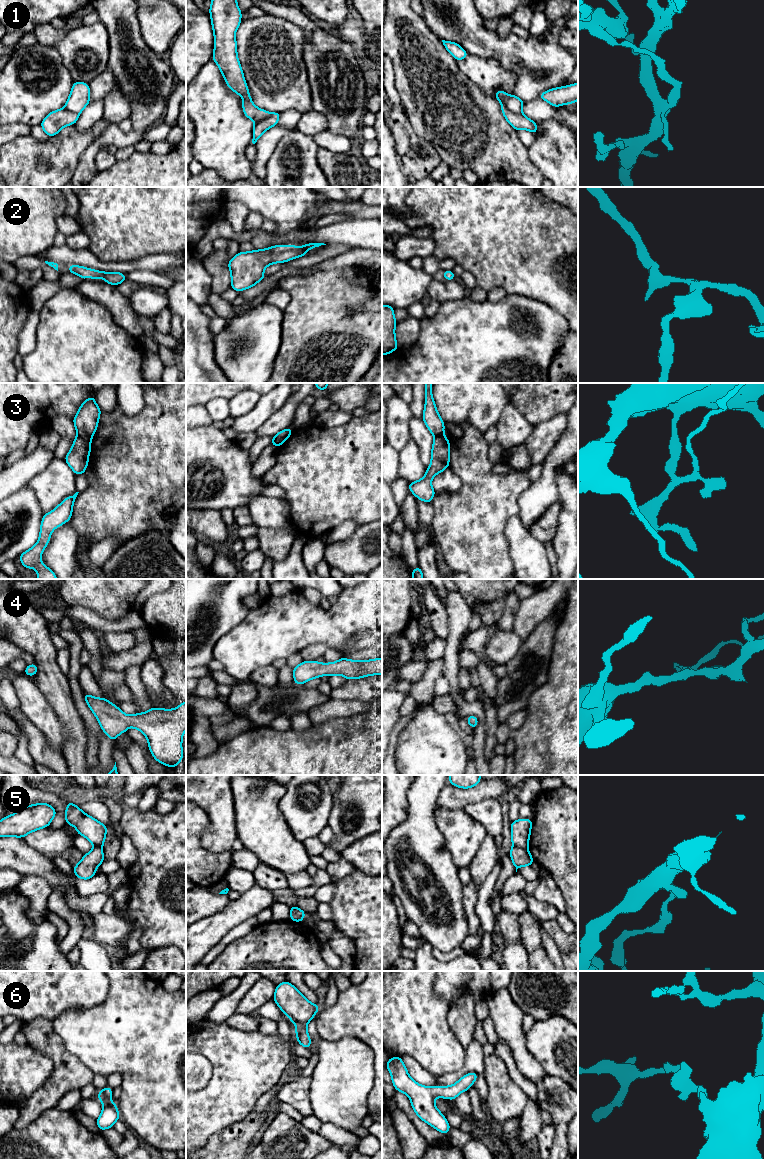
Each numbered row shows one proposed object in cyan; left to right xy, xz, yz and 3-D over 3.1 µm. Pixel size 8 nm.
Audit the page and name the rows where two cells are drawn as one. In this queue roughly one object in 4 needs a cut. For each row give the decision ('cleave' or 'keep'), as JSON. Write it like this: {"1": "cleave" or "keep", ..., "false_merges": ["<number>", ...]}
{"1": "cleave", "2": "keep", "3": "cleave", "4": "keep", "5": "cleave", "6": "keep", "false_merges": ["1", "3", "5"]}

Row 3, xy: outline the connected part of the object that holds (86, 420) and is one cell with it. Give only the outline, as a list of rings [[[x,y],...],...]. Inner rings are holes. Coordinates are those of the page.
[[[94,396],[85,400],[73,419],[77,436],[91,442],[98,426],[100,414],[101,410],[96,404]]]

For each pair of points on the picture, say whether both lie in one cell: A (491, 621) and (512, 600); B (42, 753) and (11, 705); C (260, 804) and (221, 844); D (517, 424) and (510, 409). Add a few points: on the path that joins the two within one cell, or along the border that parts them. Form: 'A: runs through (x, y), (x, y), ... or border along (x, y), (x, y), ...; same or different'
A: border along (508, 591), (503, 613), (495, 626); different
B: runs through (36, 741), (32, 732), (19, 717); same
C: border along (233, 805), (236, 835), (238, 837); different
D: runs through (513, 420), (510, 413); same

